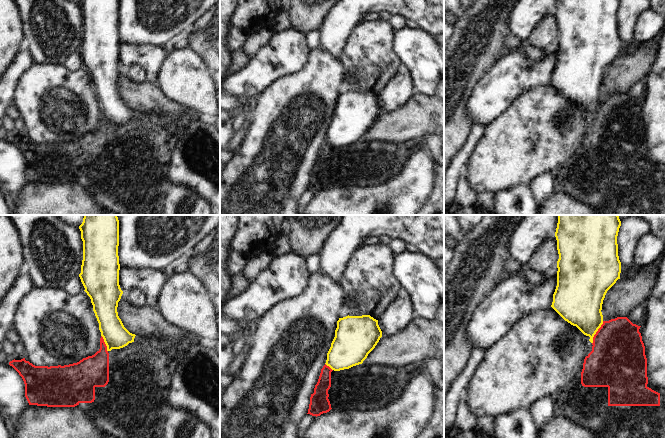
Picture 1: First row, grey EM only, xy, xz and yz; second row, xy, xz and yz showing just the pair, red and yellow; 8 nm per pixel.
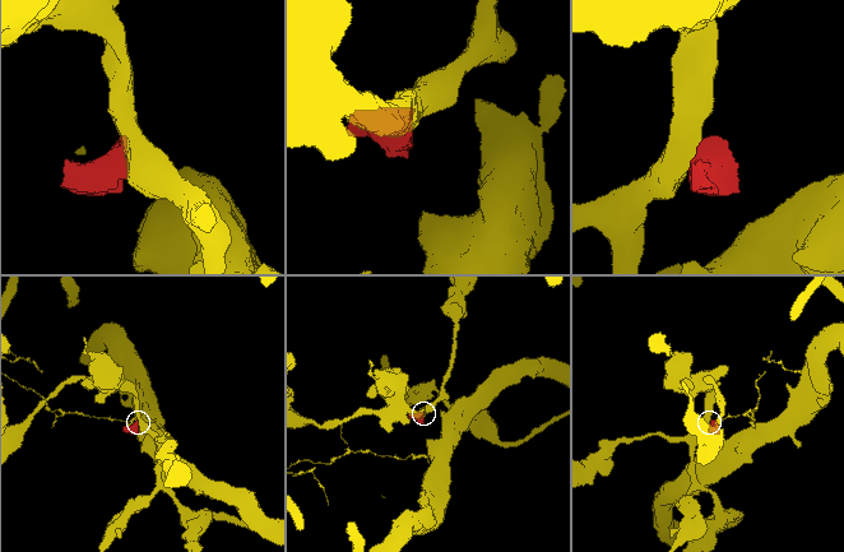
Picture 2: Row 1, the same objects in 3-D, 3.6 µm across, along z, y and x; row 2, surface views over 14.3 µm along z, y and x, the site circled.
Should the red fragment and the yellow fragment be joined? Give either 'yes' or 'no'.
no

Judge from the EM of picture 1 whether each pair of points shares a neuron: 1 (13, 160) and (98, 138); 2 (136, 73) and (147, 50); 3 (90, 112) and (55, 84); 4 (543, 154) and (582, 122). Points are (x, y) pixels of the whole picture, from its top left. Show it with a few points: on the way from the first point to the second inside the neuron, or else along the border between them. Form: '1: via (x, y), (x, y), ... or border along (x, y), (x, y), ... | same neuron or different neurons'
1: border along (10, 141), (23, 157), (24, 172), (29, 180) | different neurons
2: border along (123, 68), (129, 65), (140, 64), (147, 79) | different neurons
3: via (81, 112), (62, 93) | same neuron
4: via (553, 144), (567, 130), (572, 130) | same neuron

